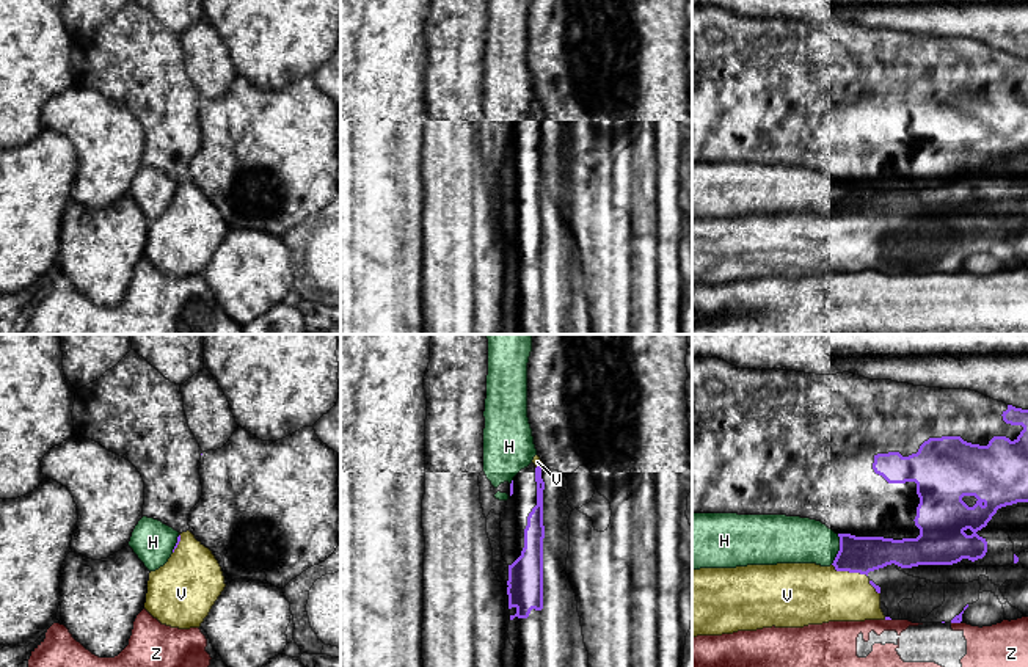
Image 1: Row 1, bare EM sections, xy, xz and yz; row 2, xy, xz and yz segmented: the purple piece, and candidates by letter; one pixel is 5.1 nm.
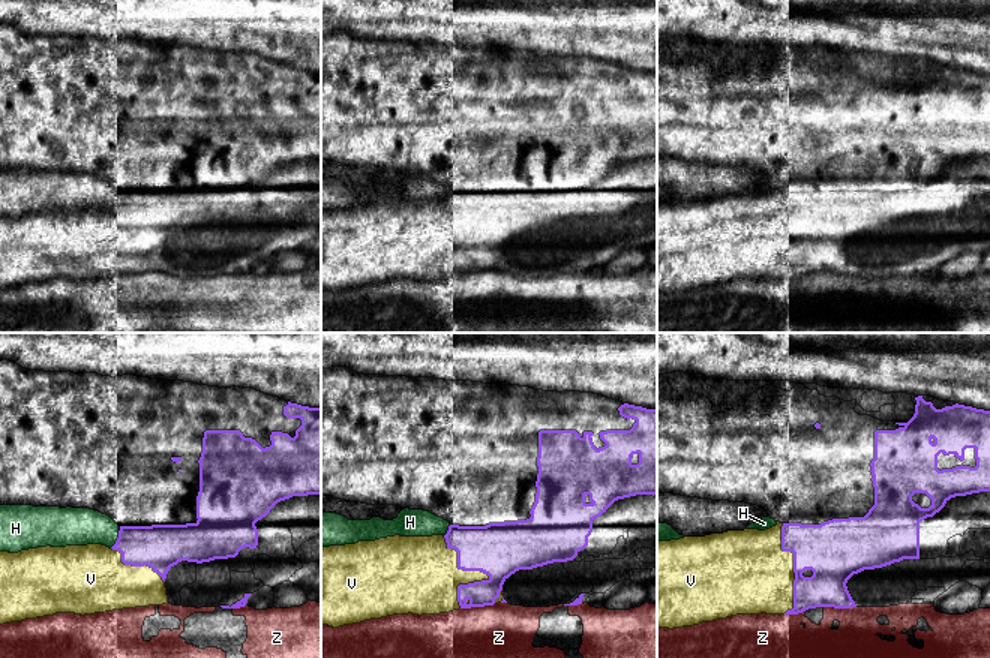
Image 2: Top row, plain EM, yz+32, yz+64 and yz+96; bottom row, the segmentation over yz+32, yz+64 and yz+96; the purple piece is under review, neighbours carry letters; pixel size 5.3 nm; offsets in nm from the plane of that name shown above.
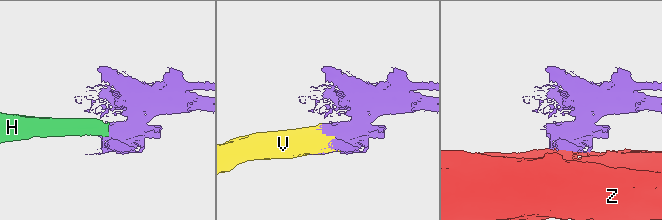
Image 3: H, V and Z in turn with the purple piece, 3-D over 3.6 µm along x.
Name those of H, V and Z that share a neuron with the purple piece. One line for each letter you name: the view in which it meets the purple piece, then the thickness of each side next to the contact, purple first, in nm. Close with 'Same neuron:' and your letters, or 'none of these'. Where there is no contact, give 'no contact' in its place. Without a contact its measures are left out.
Same neuron: none of these

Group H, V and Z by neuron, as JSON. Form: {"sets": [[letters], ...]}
{"sets": [["H"], ["V"], ["Z"]]}

